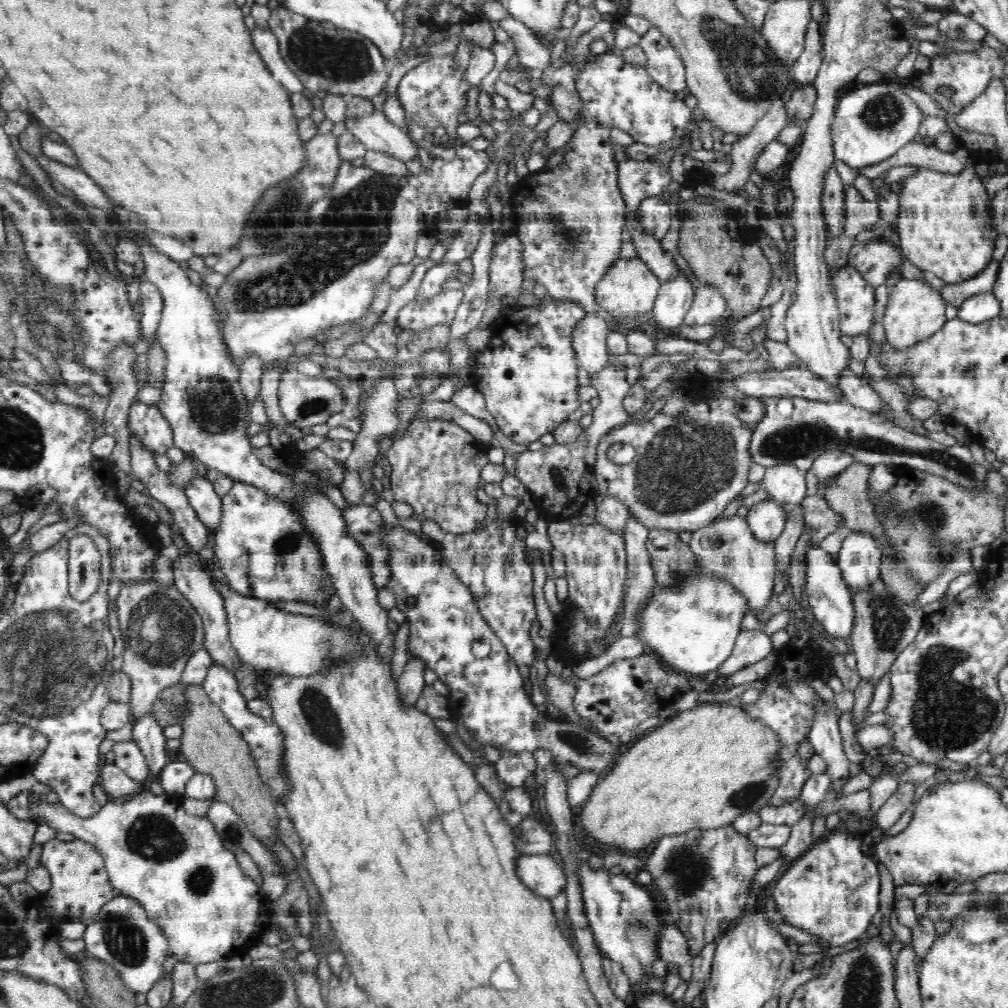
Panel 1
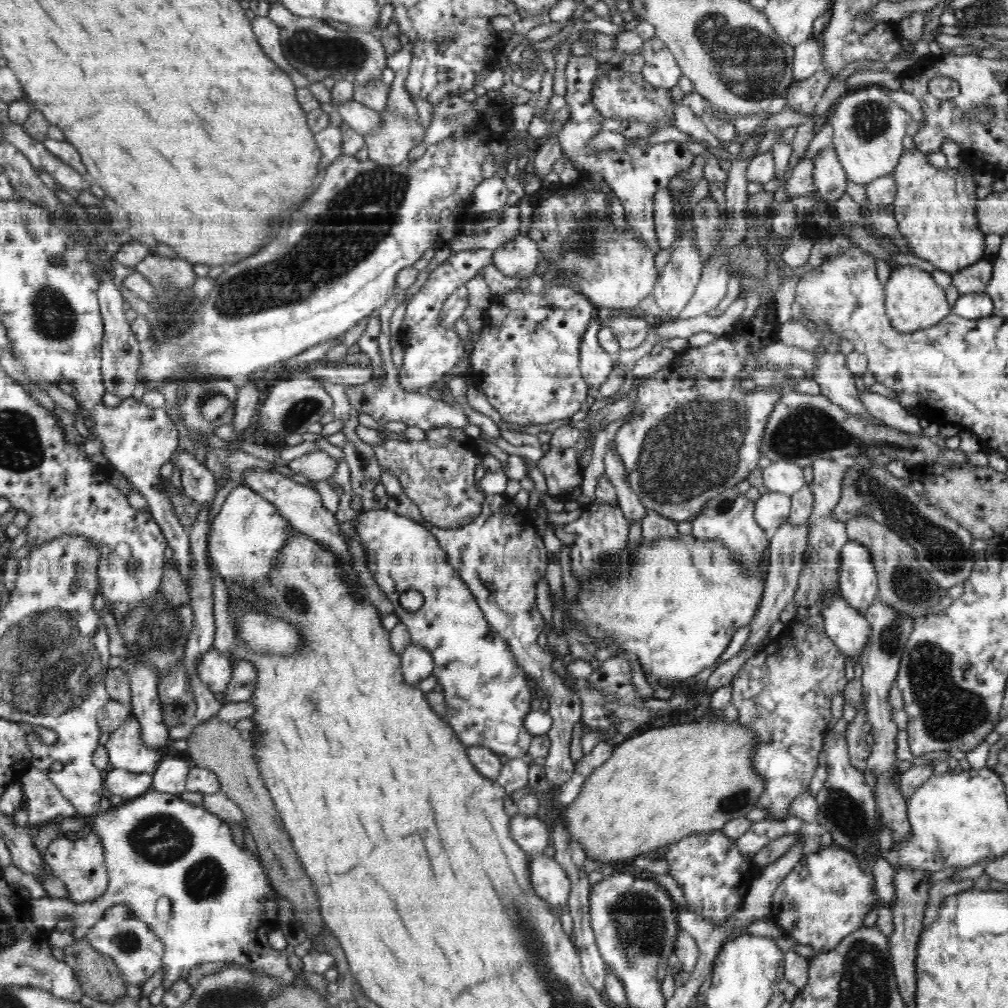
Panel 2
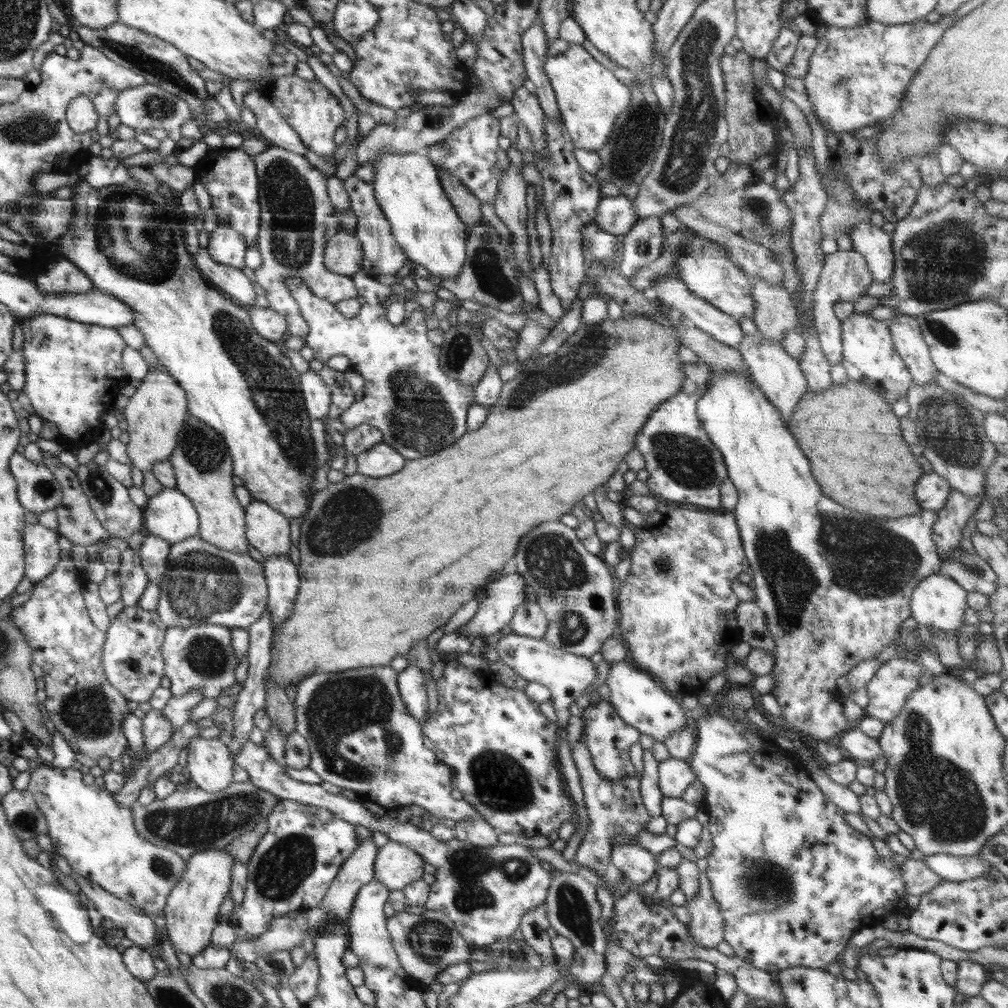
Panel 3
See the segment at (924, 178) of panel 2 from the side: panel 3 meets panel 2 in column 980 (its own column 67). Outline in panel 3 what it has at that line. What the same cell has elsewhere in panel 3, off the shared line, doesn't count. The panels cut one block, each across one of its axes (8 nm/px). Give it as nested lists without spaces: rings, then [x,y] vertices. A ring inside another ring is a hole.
[[[80,174],[80,179],[71,187],[75,187],[76,191],[70,198],[72,202],[72,221],[70,221],[70,229],[60,236],[55,242],[53,254],[62,254],[76,268],[80,268],[90,280],[92,280],[93,289],[110,293],[112,296],[122,299],[135,314],[134,326],[141,332],[146,340],[146,345],[150,347],[152,352],[158,357],[159,364],[168,372],[172,378],[178,381],[178,384],[185,390],[187,398],[187,412],[205,422],[210,428],[222,435],[227,444],[230,456],[232,457],[233,474],[242,478],[244,488],[250,492],[251,498],[255,498],[260,502],[269,504],[274,510],[281,512],[287,519],[298,518],[301,514],[307,512],[307,496],[309,496],[312,481],[316,476],[317,458],[315,453],[315,444],[311,437],[309,428],[311,420],[305,407],[305,398],[300,384],[300,373],[290,364],[290,359],[284,357],[281,347],[276,342],[265,340],[260,336],[252,326],[249,317],[249,309],[240,306],[234,300],[231,300],[224,292],[216,289],[208,282],[195,266],[194,257],[189,255],[186,250],[185,232],[186,223],[182,222],[180,216],[172,216],[167,211],[166,200],[160,193],[148,193],[142,188],[138,188],[136,184],[112,184],[102,188],[94,188],[90,186]]]

